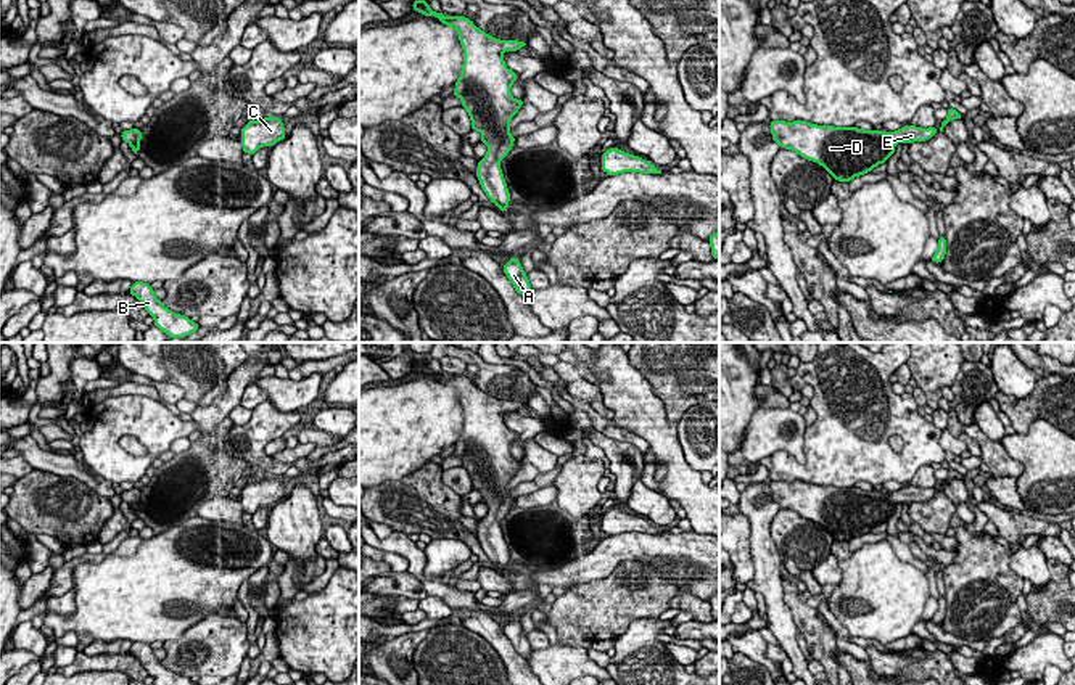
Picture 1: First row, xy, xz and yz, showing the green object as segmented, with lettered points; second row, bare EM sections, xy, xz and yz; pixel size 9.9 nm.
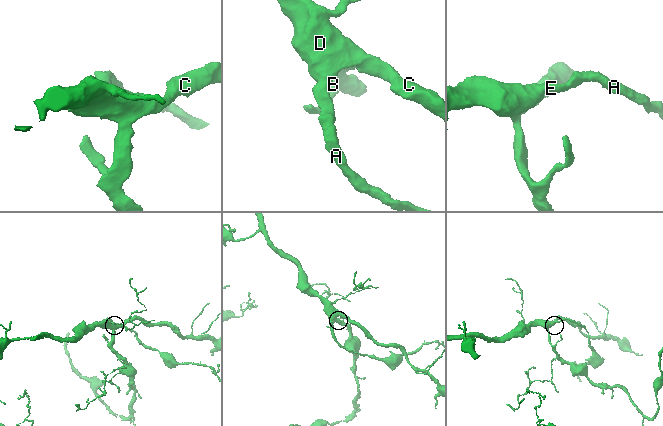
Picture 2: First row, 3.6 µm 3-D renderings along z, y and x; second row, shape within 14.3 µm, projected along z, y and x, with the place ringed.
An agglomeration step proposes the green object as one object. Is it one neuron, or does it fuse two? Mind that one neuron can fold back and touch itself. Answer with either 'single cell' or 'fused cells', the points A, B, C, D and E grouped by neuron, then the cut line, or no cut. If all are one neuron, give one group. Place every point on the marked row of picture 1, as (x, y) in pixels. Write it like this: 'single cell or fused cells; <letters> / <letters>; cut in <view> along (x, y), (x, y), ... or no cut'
single cell; A B C D E; no cut

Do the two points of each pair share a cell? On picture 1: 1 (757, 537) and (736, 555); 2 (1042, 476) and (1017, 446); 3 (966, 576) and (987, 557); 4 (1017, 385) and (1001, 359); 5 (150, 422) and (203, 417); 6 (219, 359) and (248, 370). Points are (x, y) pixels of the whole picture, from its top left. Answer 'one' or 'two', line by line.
1: two
2: one
3: one
4: one
5: two
6: two

